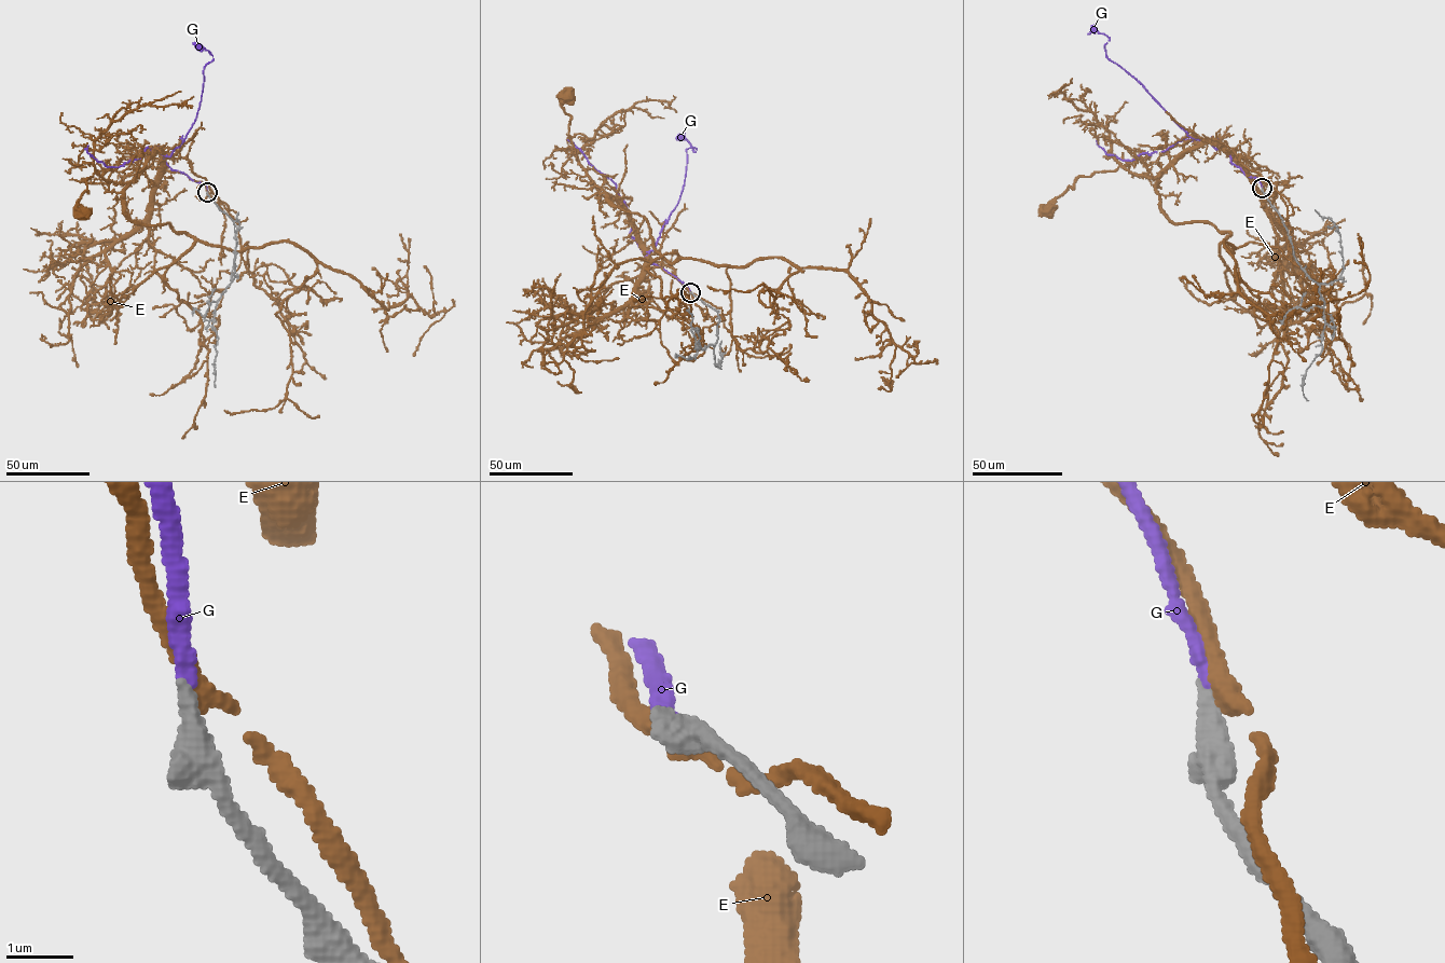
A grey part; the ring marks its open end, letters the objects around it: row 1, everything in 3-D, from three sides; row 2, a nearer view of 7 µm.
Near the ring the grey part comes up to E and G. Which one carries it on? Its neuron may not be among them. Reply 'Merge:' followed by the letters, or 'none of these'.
Merge: G

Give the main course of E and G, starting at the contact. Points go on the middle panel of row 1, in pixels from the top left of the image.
E: (690, 292), (660, 267), (647, 267), (633, 221), (578, 162), (568, 134), (570, 118), (561, 102), (566, 94)
G: (690, 292), (676, 277), (644, 261), (678, 202), (686, 149), (695, 147), (696, 151), (680, 137)

